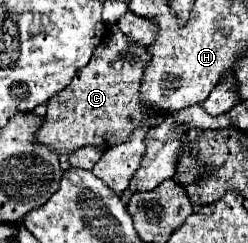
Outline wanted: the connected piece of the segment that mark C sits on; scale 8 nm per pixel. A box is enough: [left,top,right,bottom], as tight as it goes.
[35,25,149,169]

